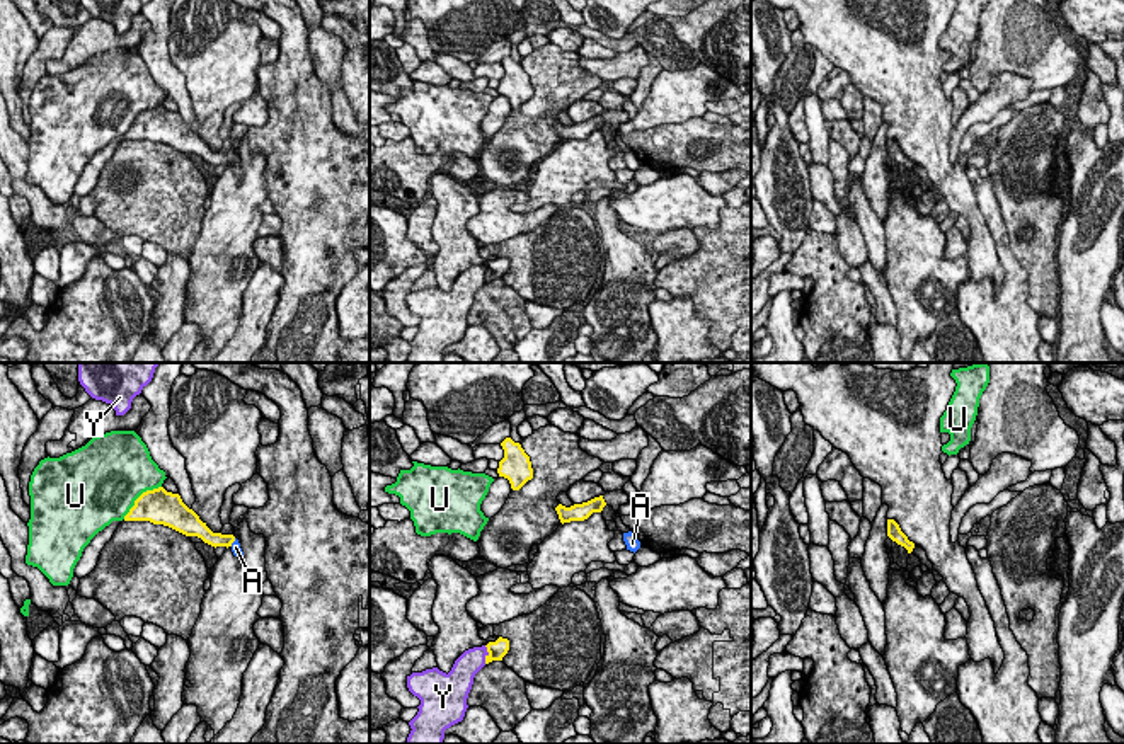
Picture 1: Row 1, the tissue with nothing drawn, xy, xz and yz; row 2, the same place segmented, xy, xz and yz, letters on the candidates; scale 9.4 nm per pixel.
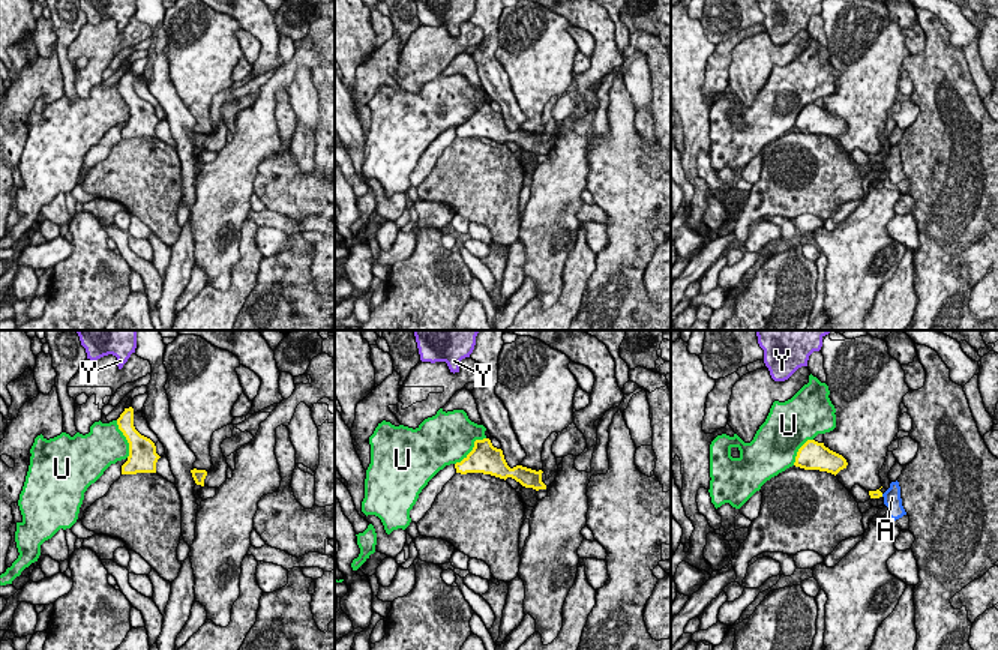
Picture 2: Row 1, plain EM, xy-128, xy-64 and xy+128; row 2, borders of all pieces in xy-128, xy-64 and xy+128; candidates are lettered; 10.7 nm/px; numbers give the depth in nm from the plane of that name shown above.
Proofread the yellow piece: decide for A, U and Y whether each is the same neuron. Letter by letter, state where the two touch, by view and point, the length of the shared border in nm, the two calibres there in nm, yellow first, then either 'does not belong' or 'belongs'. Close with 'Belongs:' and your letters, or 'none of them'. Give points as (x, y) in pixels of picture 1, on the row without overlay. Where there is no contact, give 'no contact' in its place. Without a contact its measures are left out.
A: xy (234, 159) | 100 nm | 130/100 nm | belongs
U: xy (138, 116) | 480 nm | 320/500 nm | does not belong
Y: xz (489, 273) | 180 nm | 170/220 nm | does not belong
Belongs: A

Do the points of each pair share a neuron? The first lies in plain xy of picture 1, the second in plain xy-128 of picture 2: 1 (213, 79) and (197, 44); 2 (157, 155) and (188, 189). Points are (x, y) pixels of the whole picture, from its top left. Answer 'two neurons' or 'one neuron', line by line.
1: one neuron
2: two neurons

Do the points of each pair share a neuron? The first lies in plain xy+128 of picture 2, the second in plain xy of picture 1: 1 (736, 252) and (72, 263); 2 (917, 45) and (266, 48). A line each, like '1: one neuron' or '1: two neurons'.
1: two neurons
2: one neuron

